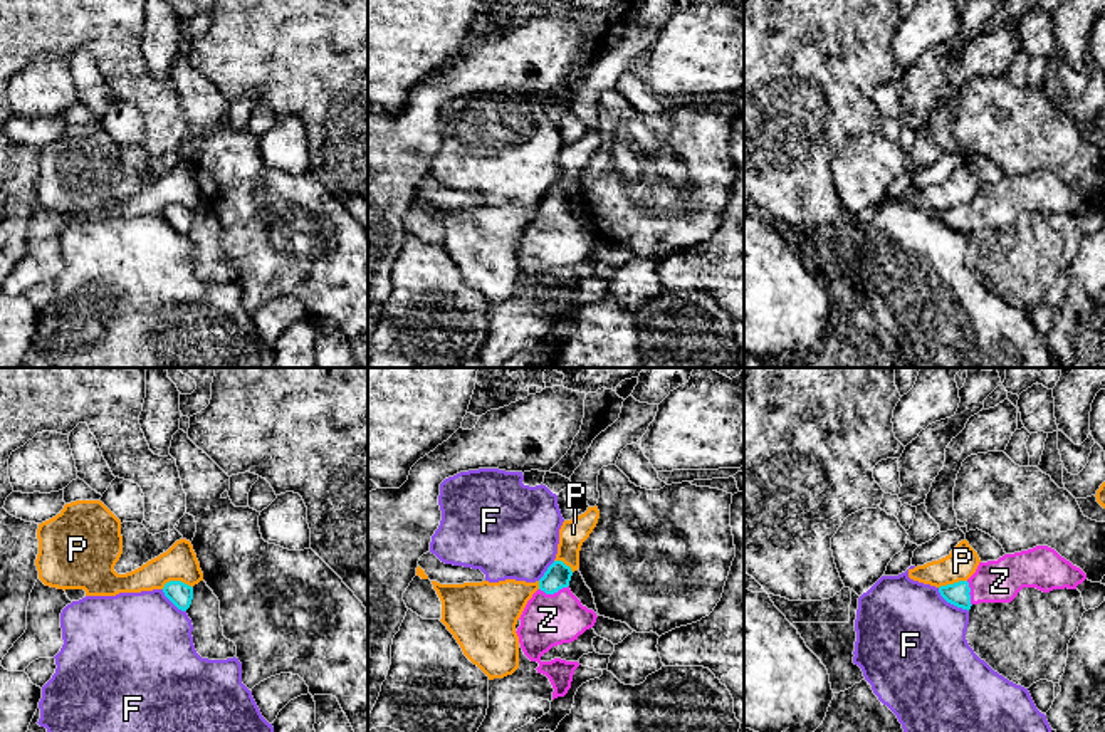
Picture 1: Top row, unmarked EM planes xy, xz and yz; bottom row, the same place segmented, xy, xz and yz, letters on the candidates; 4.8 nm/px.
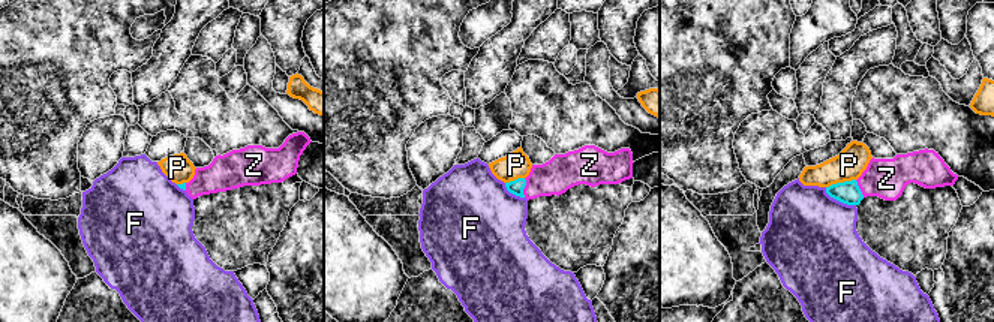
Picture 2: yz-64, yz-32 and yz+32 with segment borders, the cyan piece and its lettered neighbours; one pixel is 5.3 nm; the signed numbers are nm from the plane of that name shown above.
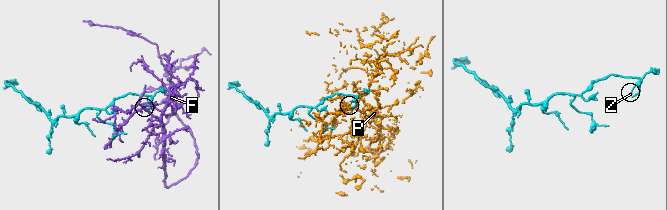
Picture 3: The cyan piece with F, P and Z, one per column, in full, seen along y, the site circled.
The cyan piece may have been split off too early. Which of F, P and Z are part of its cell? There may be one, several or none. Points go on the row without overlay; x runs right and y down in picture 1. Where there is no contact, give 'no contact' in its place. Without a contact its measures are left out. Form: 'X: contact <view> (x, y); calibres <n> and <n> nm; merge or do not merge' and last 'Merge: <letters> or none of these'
F: contact yz (951, 227); calibres 110 and 480 nm; do not merge
P: contact xy (177, 205); calibres 110 and 170 nm; do not merge
Z: contact xz (553, 217); calibres 120 and 260 nm; merge
Merge: Z

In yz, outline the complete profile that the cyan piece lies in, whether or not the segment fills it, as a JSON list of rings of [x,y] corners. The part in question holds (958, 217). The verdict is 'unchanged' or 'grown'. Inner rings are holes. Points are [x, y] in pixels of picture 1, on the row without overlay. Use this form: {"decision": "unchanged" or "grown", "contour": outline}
{"decision": "grown", "contour": [[[1048,170],[1004,178],[998,185],[979,186],[967,205],[940,210],[940,220],[962,233],[979,227],[1011,227],[1023,212],[1043,217],[1076,213],[1087,198]]]}

